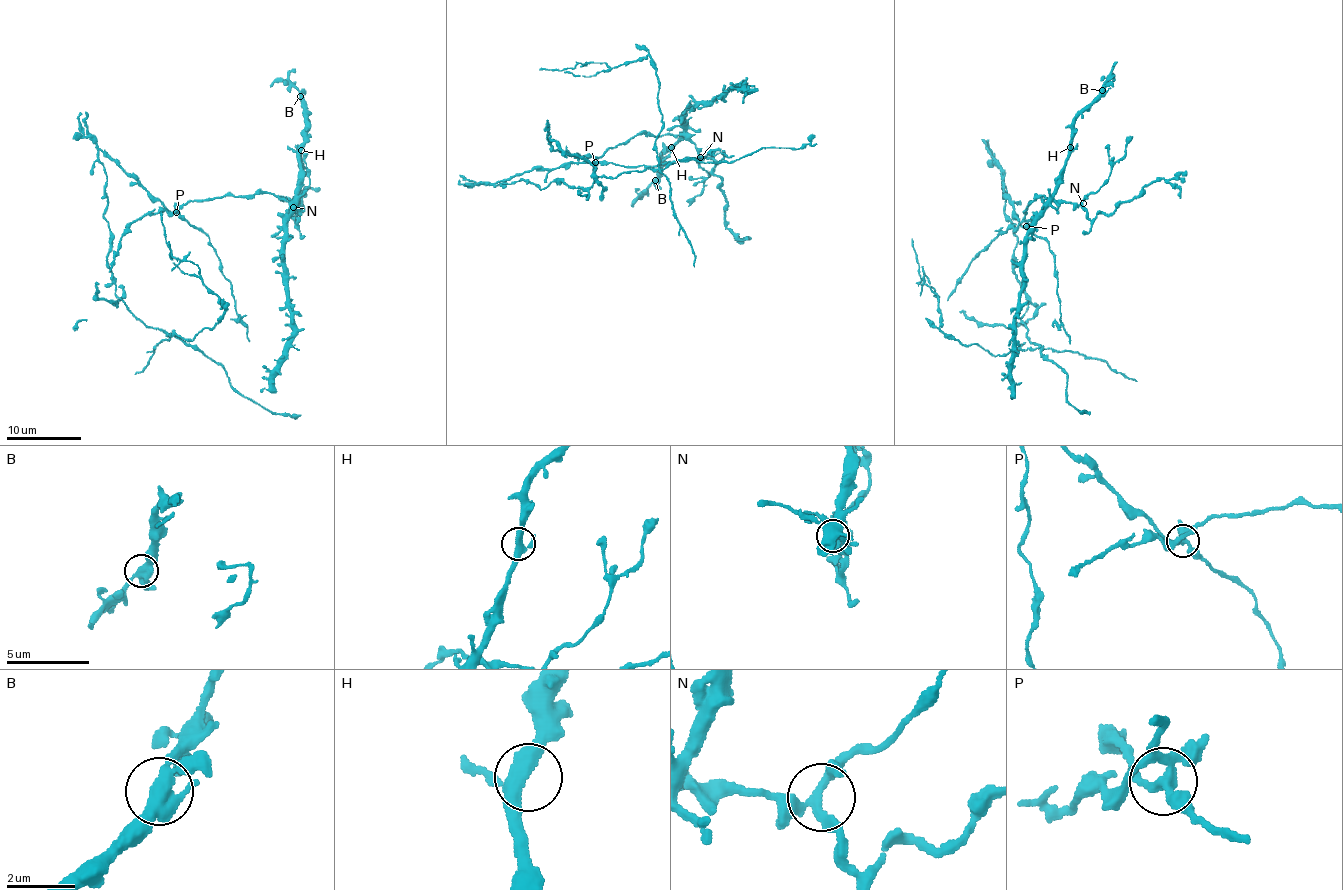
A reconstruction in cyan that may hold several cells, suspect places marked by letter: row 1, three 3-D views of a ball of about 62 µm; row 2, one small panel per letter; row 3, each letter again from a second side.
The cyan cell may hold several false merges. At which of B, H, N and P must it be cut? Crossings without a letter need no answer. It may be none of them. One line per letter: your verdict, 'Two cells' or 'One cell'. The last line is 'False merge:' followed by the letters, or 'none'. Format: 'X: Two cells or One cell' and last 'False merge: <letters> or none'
B: One cell
H: One cell
N: One cell
P: Two cells
False merge: P

